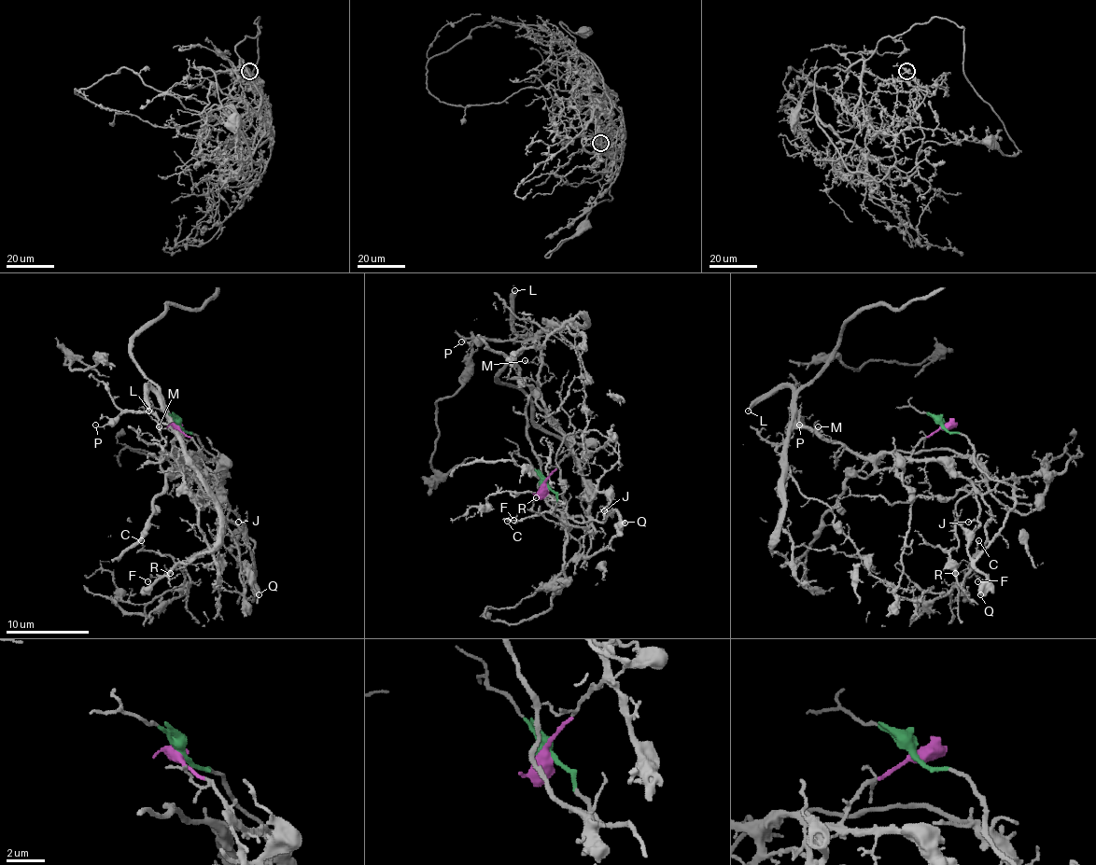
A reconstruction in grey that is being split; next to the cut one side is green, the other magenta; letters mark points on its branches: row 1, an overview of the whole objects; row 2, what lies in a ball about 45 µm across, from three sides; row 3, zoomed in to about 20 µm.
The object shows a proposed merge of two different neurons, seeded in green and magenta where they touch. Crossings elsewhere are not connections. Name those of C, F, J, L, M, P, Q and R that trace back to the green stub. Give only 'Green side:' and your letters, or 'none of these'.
Green side: J, Q

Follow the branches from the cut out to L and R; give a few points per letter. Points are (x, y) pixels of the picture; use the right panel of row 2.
L: (942, 426), (908, 455), (866, 455), (804, 428), (787, 386), (768, 391), (748, 411)
R: (942, 426), (917, 445), (912, 457), (952, 467), (990, 509), (986, 545), (969, 564), (971, 568), (954, 572)

